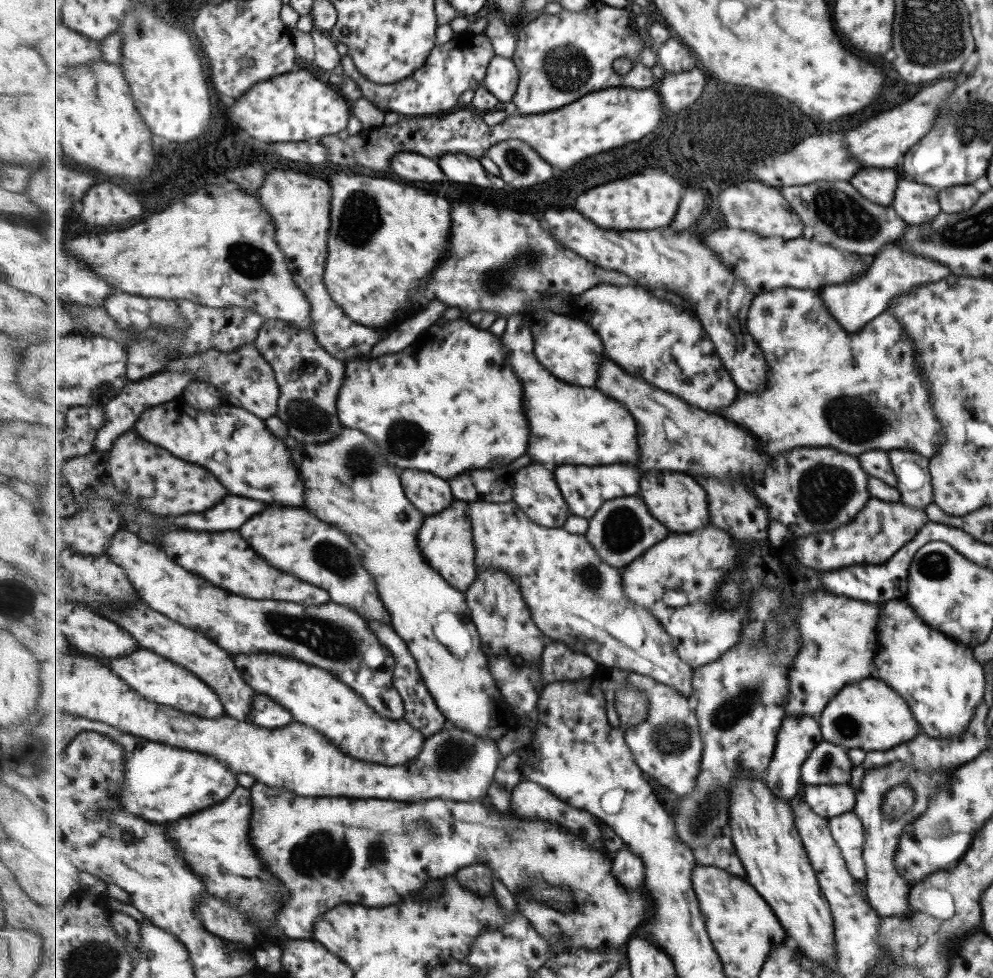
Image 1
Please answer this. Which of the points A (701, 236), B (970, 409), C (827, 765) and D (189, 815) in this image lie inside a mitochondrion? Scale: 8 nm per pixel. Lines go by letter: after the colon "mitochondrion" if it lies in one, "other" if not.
A: other
B: mitochondrion
C: mitochondrion
D: other

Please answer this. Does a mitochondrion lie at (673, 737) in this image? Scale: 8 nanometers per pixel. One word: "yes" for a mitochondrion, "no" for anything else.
yes

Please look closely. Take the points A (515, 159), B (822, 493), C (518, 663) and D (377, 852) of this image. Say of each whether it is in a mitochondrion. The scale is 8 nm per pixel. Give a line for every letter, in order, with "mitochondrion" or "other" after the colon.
A: mitochondrion
B: mitochondrion
C: other
D: mitochondrion

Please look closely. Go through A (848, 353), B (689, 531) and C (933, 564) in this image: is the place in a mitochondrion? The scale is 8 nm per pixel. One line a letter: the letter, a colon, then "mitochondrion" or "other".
A: other
B: other
C: mitochondrion

